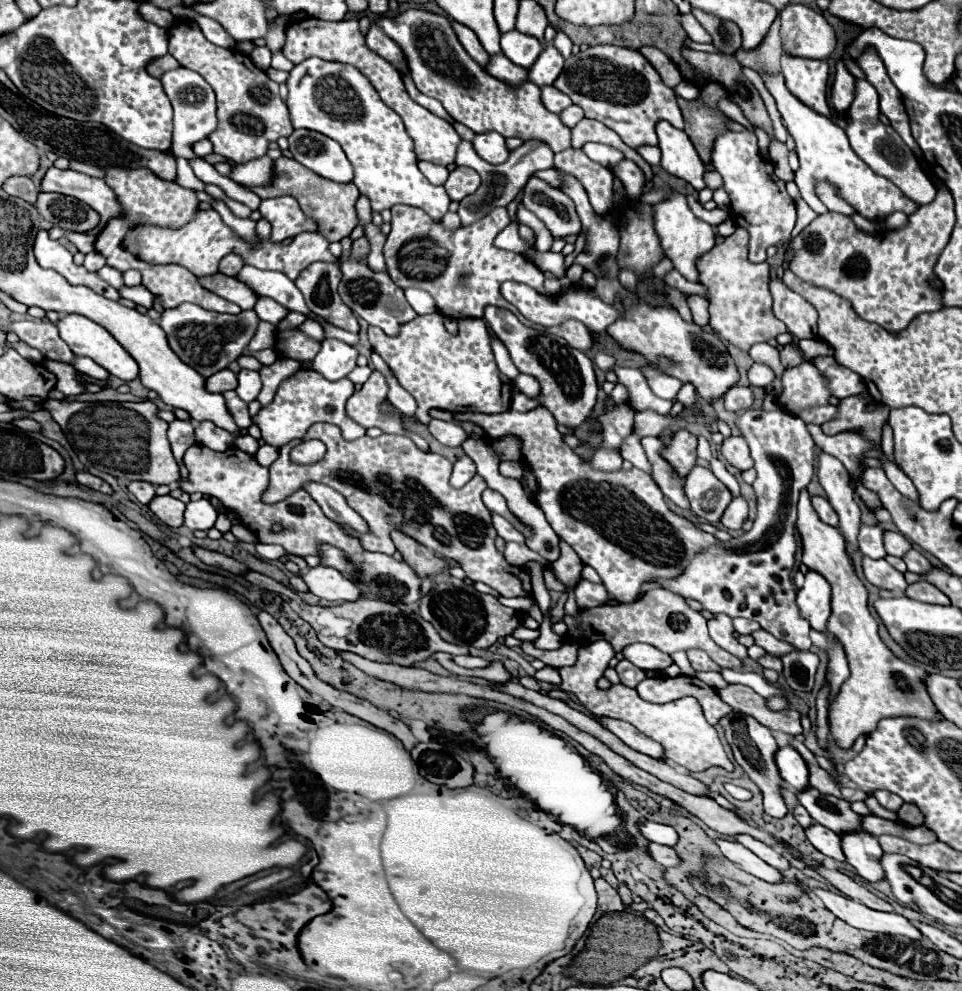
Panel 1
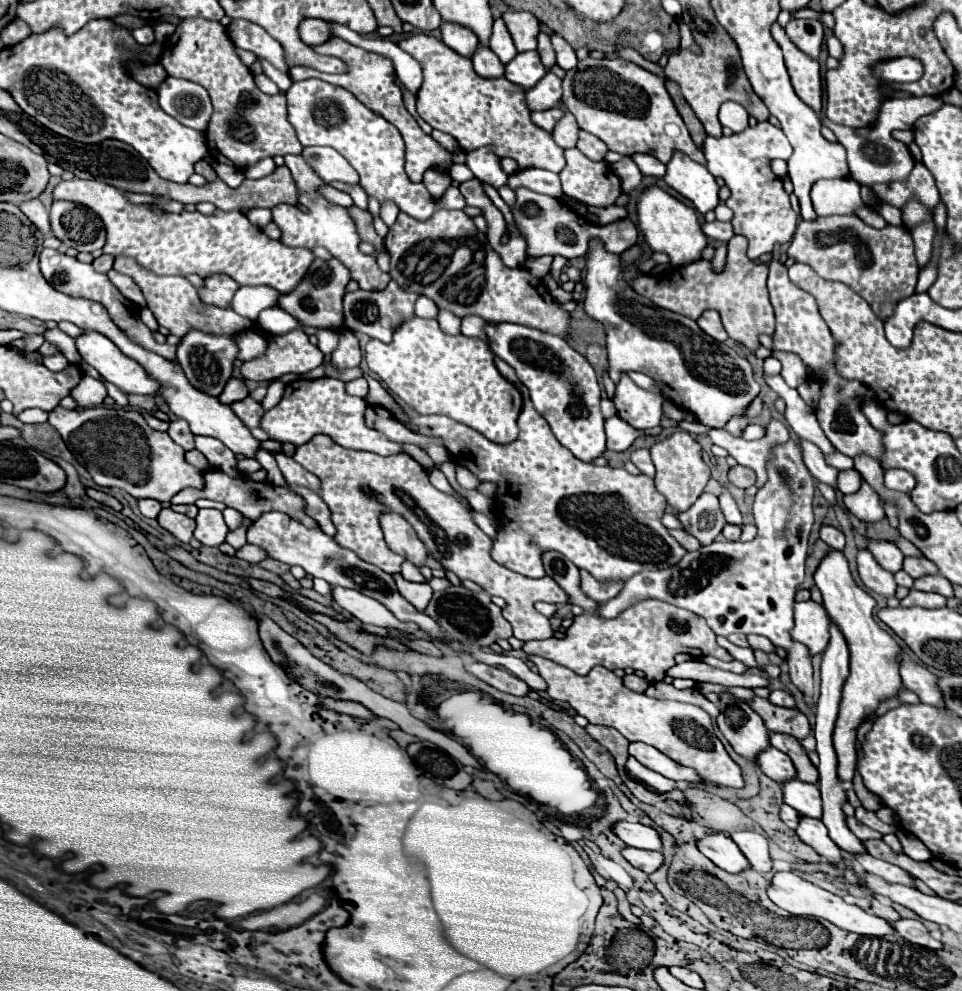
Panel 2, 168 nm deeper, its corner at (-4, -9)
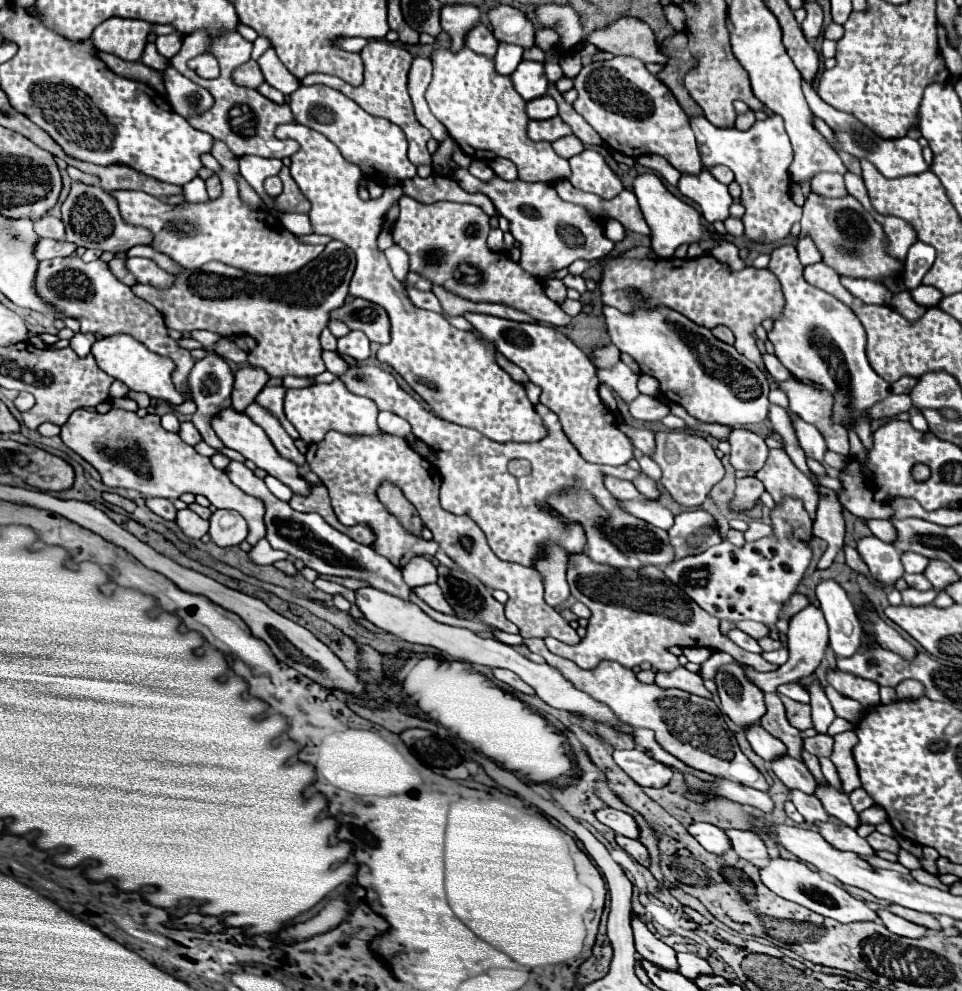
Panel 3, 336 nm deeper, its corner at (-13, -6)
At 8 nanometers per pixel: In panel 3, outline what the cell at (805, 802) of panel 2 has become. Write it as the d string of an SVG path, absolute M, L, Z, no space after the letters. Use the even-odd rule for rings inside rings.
M784 754L784 756L778 756L776 760L772 760L770 766L772 766L772 772L784 782L786 788L790 788L790 790L798 788L806 794L814 792L814 788L816 788L814 776L810 774L810 770L804 766L802 760L796 760L796 758L790 758L788 754Z

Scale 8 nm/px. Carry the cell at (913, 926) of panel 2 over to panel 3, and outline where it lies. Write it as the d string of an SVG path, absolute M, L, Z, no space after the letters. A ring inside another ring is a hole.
M876 910L876 914L880 916L882 924L884 924L890 932L894 932L894 934L898 934L898 936L922 938L922 936L928 932L924 926L918 926L918 924L914 924L914 922L908 922L908 920L904 920L904 918L900 918L900 916L894 916L890 910Z

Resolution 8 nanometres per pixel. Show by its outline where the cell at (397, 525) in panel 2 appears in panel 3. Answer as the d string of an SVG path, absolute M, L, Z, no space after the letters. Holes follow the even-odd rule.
M382 482L378 488L378 498L404 524L404 528L408 528L412 534L422 532L422 520L416 508L406 500L406 496L402 494L402 490L398 490L398 486L394 486L392 482Z

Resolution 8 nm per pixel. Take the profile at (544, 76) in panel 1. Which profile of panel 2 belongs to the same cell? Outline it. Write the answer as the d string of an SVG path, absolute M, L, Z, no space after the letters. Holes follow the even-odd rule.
M547 73L533 89L527 91L527 105L531 111L551 109L561 101L561 93L561 79L553 73Z

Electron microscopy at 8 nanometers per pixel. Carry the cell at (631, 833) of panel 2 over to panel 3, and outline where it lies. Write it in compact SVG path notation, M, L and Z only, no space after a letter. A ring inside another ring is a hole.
M602 808L596 812L596 818L606 824L608 828L612 828L616 834L628 836L628 838L638 838L638 826L634 822L634 818L630 818L630 814L620 812L620 810L612 810L612 808Z

